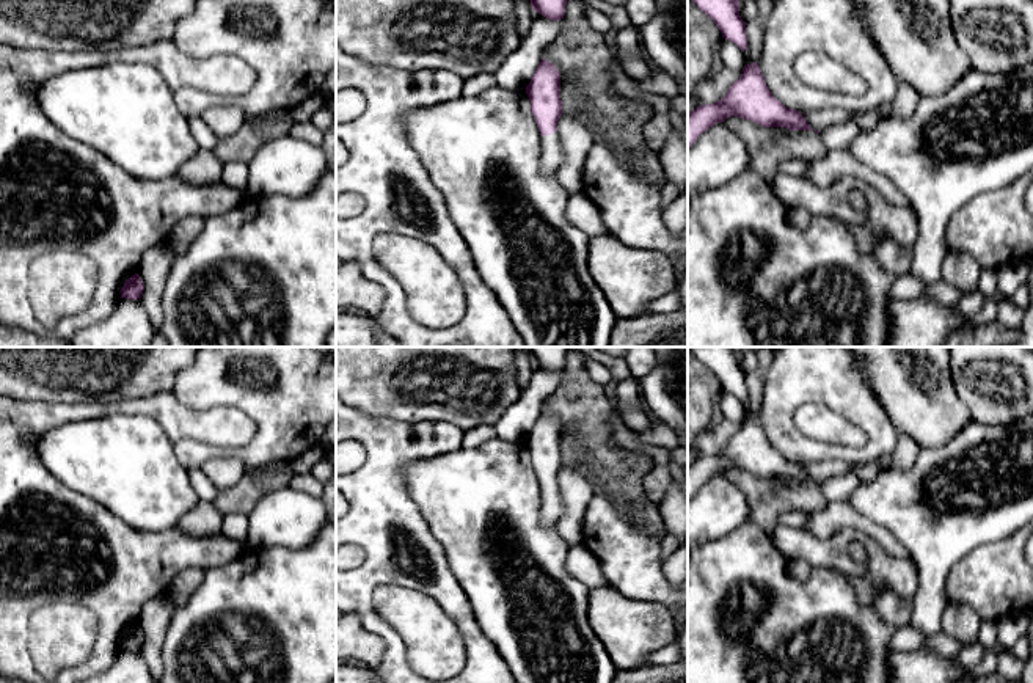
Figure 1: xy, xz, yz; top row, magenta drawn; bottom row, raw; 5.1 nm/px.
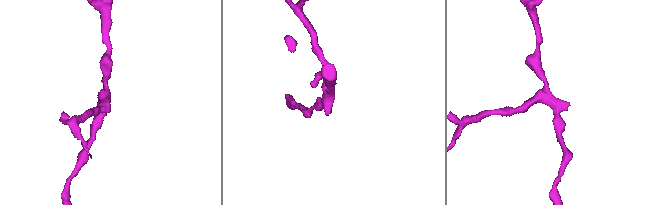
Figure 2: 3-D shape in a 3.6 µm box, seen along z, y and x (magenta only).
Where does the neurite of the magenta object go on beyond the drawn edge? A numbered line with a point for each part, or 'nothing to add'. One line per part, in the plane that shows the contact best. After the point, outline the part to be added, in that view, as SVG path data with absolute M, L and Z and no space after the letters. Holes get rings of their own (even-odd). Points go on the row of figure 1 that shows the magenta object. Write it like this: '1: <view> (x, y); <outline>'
1: xz (551, 149); M557 132L540 137L542 146L542 173L551 176L564 162L564 151Z

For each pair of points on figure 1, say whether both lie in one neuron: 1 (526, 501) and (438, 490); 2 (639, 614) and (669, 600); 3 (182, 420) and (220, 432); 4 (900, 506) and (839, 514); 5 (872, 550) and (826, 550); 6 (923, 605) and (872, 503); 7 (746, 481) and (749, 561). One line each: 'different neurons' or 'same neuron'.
1: same neuron
2: different neurons
3: same neuron
4: different neurons
5: same neuron
6: same neuron
7: different neurons

